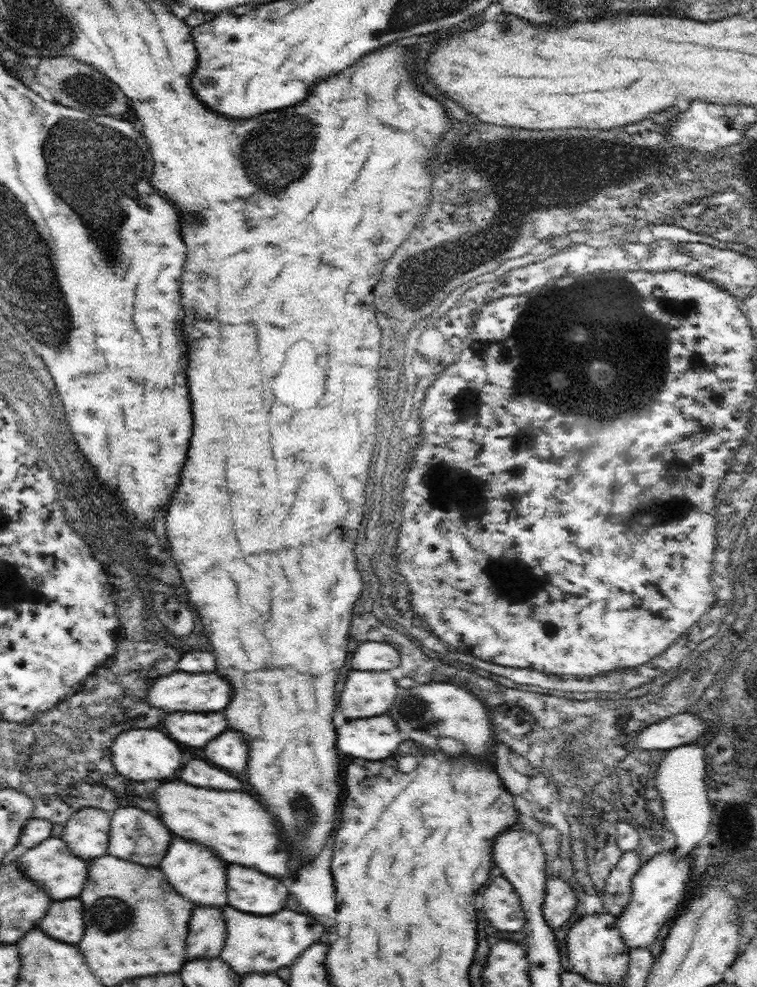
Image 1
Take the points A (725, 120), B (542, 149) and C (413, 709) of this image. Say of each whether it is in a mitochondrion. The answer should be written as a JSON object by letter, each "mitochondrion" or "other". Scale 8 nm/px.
{"A":"mitochondrion","B":"mitochondrion","C":"mitochondrion"}

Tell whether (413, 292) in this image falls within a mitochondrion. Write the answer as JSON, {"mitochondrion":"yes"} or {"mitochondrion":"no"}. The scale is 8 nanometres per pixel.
{"mitochondrion":"yes"}

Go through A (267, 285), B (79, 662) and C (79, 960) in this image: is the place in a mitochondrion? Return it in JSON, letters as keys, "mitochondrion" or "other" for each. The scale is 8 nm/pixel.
{"A":"other","B":"other","C":"other"}

